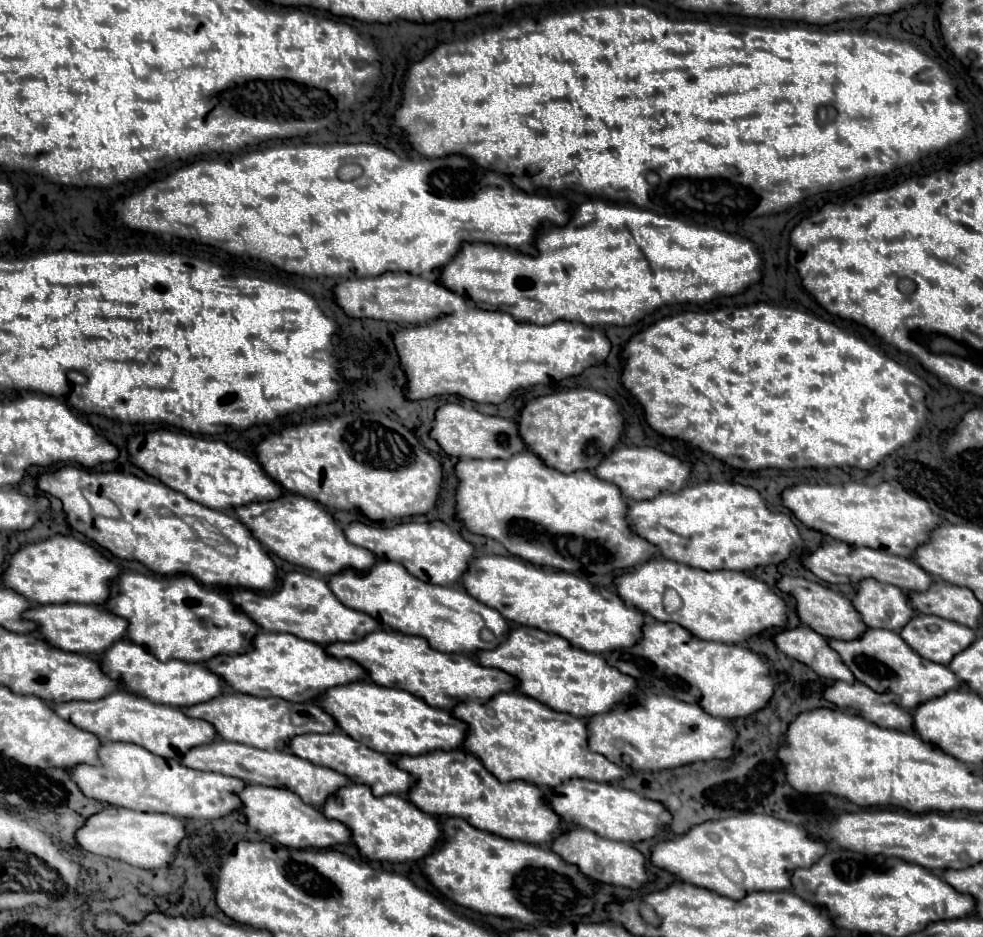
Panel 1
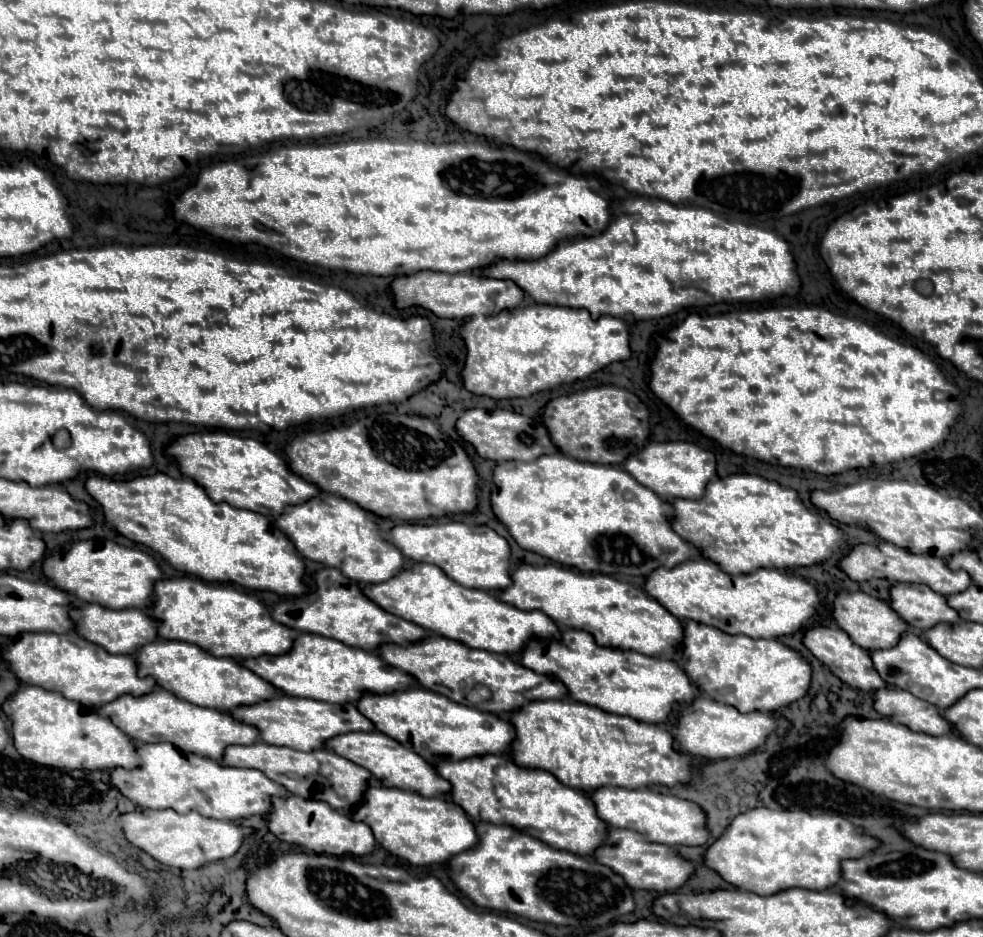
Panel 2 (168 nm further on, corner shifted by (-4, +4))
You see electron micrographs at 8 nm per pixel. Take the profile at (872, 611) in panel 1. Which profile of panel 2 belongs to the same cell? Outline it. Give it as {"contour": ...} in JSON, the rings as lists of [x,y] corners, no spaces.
{"contour":[[[894,584],[890,606],[916,630],[928,630],[936,624],[956,624],[958,612],[948,606],[946,596],[930,590],[926,584]]]}

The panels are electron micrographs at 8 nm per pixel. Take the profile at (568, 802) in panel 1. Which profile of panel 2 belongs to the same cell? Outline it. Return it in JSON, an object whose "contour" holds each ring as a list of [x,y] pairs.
{"contour":[[[598,788],[592,794],[598,816],[612,828],[628,828],[640,832],[650,842],[660,842],[668,846],[702,846],[706,844],[710,832],[706,828],[706,810],[696,802],[676,798],[672,794],[654,792],[648,788],[628,790],[628,788]]]}

